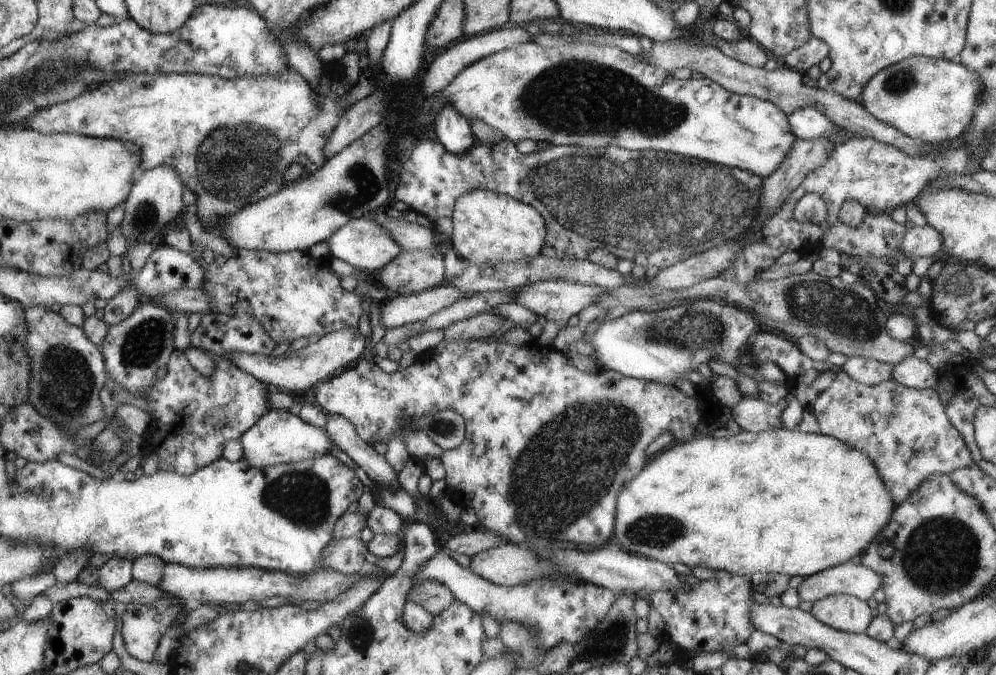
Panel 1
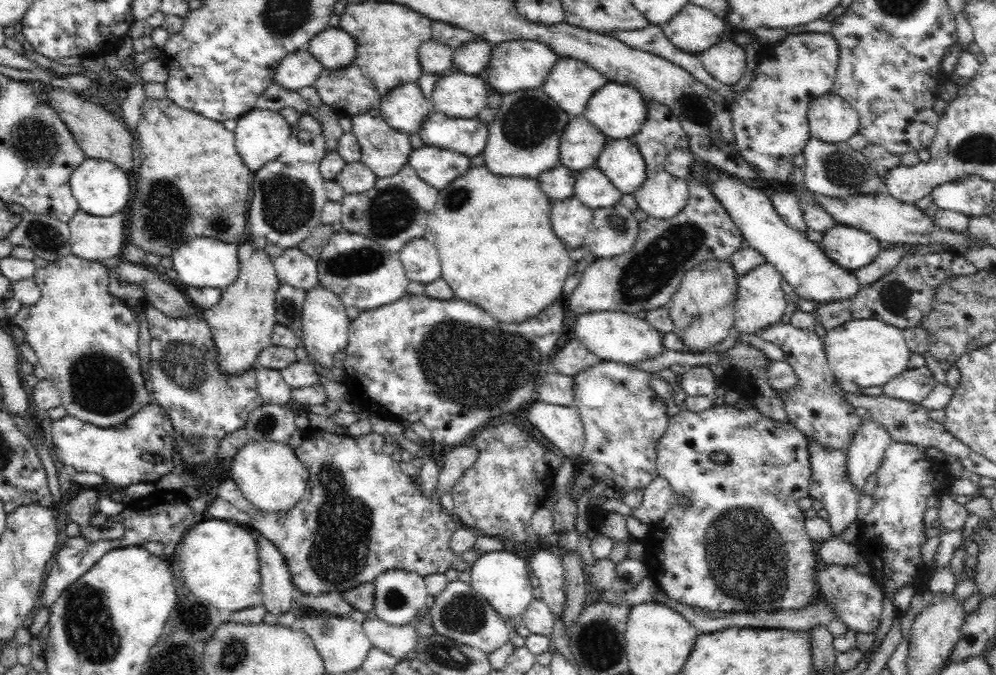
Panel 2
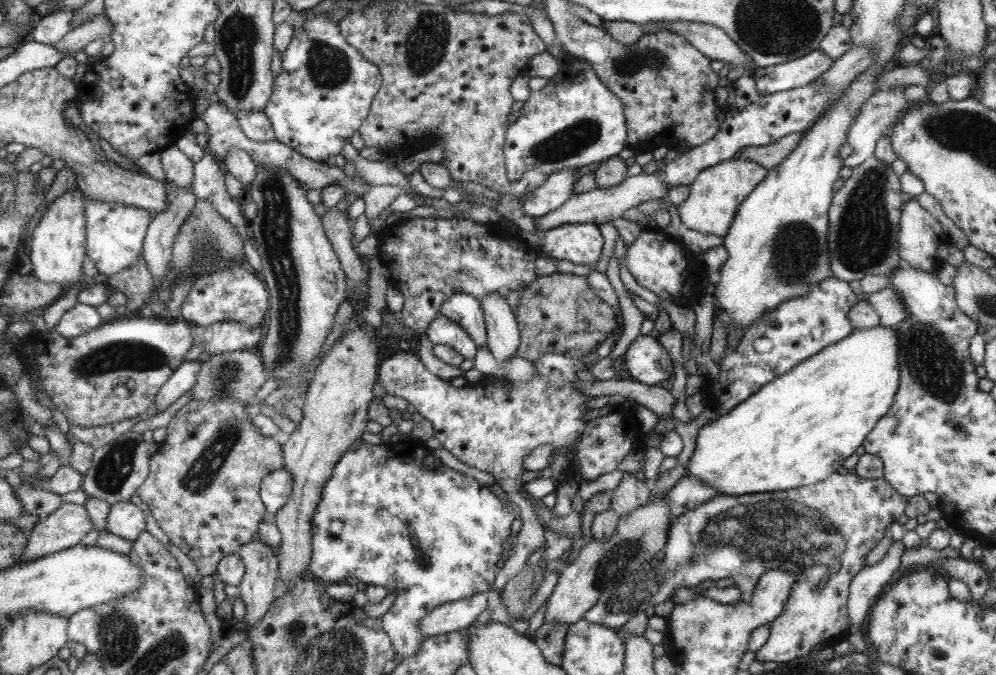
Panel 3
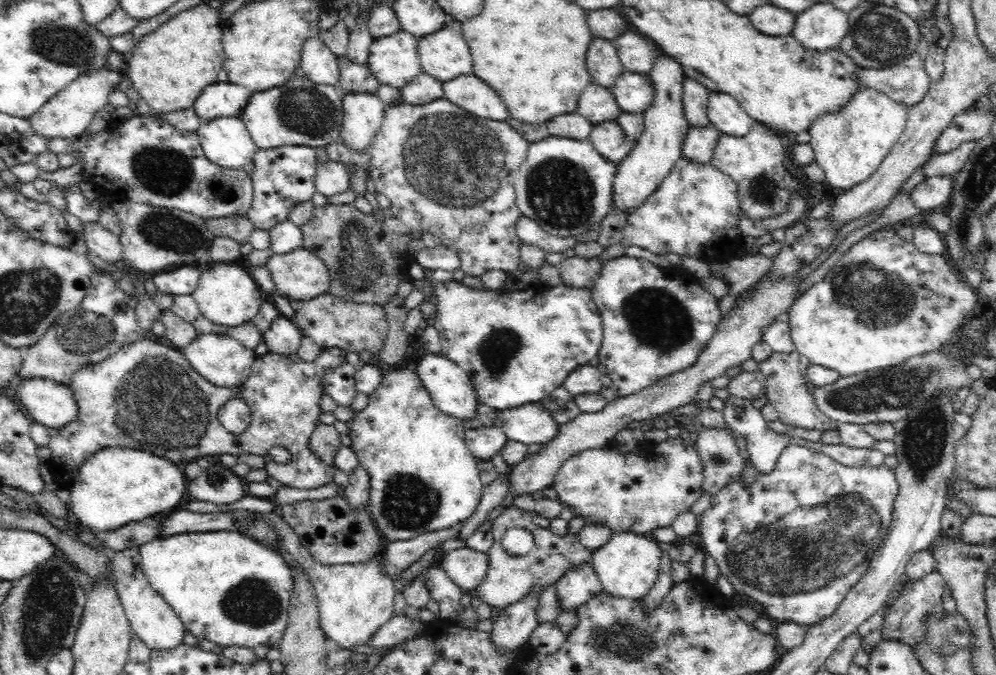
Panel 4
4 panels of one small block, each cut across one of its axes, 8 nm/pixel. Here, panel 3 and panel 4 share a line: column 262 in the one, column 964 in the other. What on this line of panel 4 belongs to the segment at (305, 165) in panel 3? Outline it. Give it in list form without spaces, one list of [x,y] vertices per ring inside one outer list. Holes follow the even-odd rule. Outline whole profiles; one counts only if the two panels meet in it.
[[[970,140],[960,144],[960,148],[946,152],[946,154],[934,154],[924,166],[922,172],[926,174],[926,178],[934,178],[934,176],[948,176],[948,178],[956,178],[960,174],[960,170],[964,168],[964,164],[970,160],[970,154],[974,152],[978,140]]]

